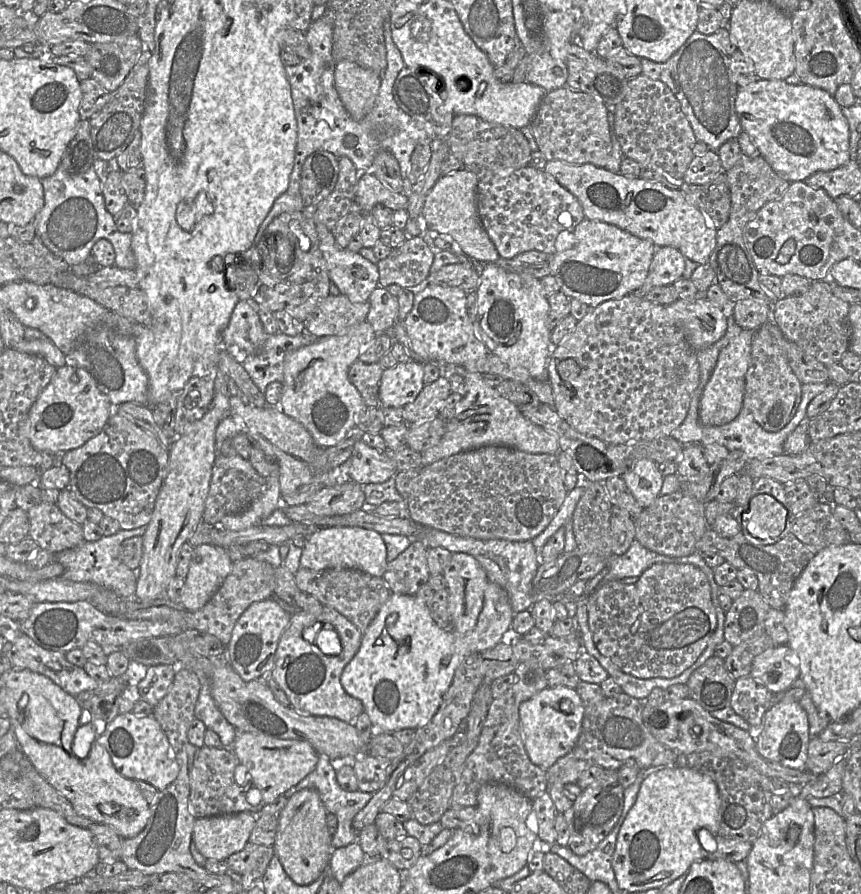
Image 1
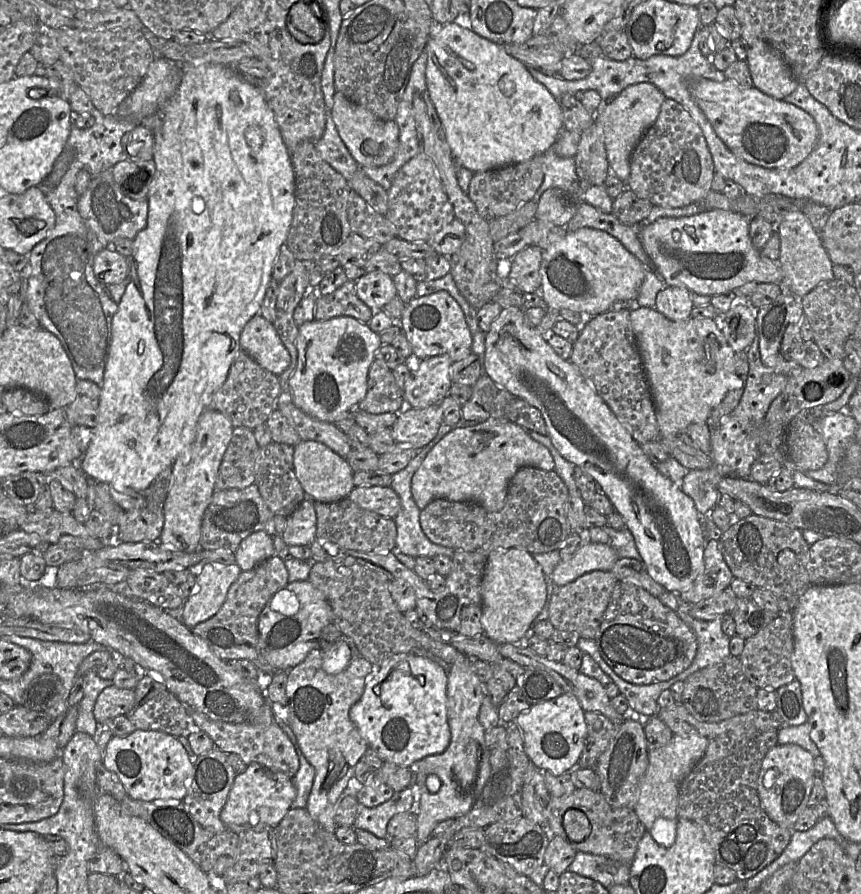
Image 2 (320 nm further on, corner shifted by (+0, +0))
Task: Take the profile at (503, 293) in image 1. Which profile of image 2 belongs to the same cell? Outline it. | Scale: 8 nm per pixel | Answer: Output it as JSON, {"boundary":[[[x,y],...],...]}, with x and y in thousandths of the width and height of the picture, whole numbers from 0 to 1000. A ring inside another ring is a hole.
{"boundary":[[[592,342],[583,346],[570,362],[563,375],[561,418],[628,461],[635,487],[648,506],[683,529],[698,544],[714,572],[722,577],[754,643],[774,661],[789,663],[800,659],[818,636],[818,615],[822,605],[806,560],[762,525],[670,411],[663,404],[652,402],[638,387],[635,376],[613,364],[605,345]]]}

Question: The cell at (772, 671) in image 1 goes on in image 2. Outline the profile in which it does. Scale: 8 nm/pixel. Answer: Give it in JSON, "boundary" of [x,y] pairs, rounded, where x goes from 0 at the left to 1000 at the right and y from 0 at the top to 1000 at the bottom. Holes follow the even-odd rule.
{"boundary":[[[927,761],[909,766],[900,772],[901,793],[911,811],[927,812],[938,808],[933,791],[930,767]]]}

